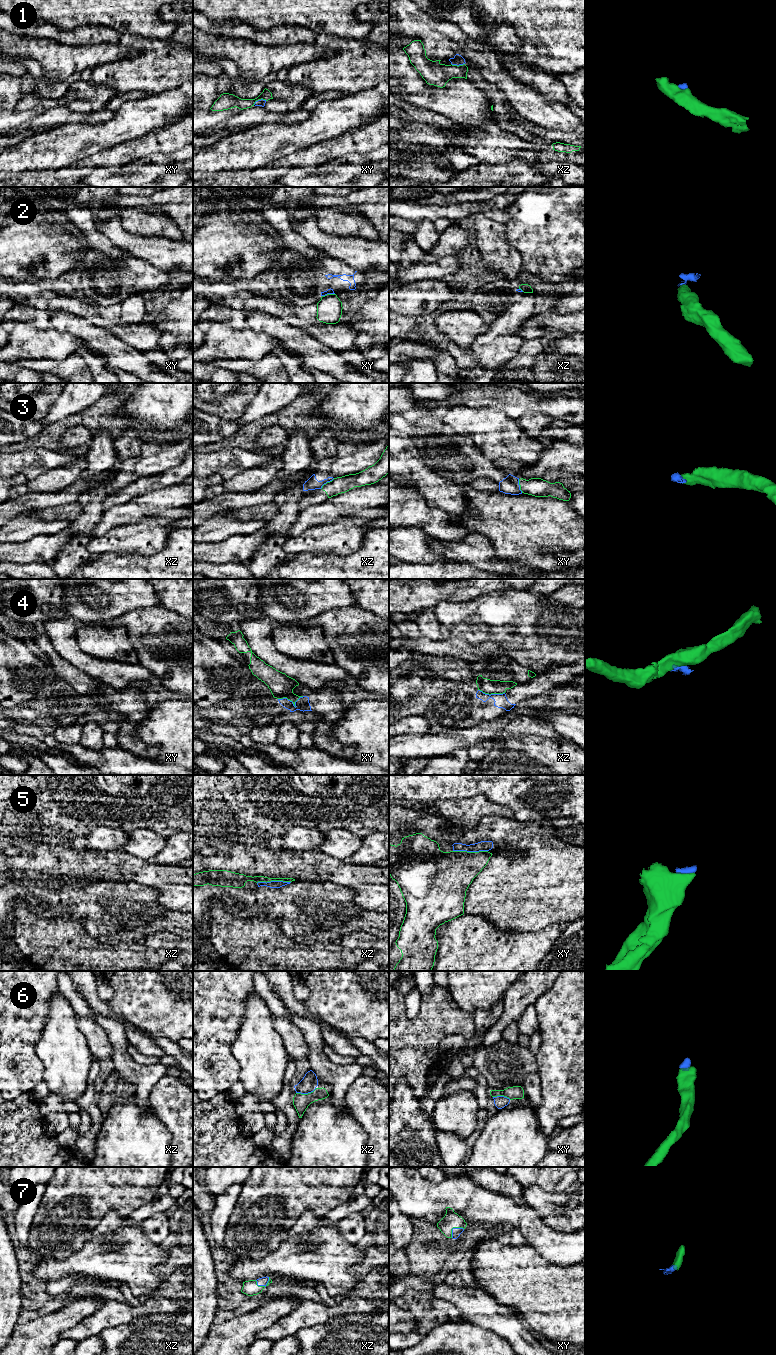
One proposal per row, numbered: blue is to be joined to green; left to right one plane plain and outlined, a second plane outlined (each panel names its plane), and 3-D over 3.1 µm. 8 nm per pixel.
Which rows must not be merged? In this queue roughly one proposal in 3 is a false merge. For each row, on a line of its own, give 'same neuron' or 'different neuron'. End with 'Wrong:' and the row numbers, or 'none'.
1: same neuron
2: different neuron
3: different neuron
4: different neuron
5: same neuron
6: same neuron
7: same neuron
Wrong: 2, 3, 4

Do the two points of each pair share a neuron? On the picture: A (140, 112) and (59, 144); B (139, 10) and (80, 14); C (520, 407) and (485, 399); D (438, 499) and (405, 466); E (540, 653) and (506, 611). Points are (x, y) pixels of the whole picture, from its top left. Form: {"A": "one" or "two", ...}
{"A": "one", "B": "one", "C": "one", "D": "one", "E": "one"}

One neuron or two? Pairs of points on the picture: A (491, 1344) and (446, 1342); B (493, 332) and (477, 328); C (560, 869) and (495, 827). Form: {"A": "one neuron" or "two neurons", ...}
{"A": "one neuron", "B": "two neurons", "C": "one neuron"}

